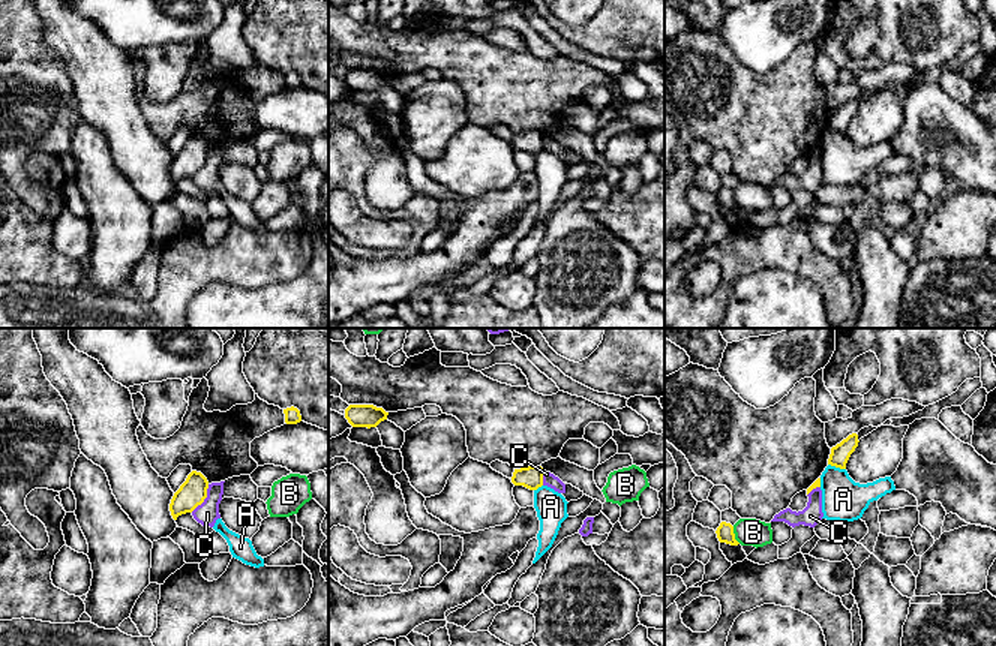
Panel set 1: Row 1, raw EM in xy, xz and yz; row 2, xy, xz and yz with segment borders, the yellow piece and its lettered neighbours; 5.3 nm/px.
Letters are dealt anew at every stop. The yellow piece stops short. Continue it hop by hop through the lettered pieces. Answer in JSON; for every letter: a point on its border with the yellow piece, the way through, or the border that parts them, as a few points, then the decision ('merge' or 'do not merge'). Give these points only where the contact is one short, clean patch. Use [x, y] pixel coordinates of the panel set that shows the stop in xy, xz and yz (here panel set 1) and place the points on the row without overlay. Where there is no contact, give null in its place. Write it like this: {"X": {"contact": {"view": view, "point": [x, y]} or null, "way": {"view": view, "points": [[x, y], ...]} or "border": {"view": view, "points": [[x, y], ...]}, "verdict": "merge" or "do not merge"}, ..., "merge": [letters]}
{"A": {"contact": {"view": "yz", "point": [837, 131]}, "verdict": "merge"}, "B": {"contact": {"view": "yz", "point": [734, 200]}, "border": {"view": "yz", "points": [[732, 191], [734, 201], [740, 207]]}, "verdict": "do not merge"}, "C": {"contact": {"view": "xy", "point": [204, 162]}, "verdict": "do not merge"}, "merge": ["A"]}

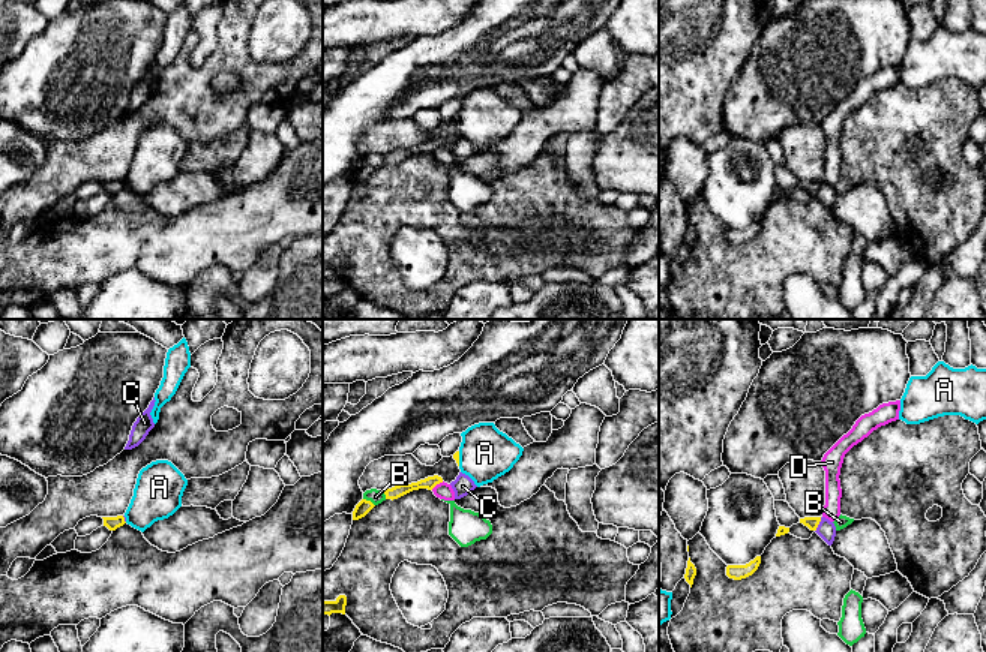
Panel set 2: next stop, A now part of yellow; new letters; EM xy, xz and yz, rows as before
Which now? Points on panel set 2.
{"A": {"contact": {"view": "xz", "point": [458, 123]}, "verdict": "do not merge"}, "B": {"contact": {"view": "xz", "point": [369, 165]}, "border": {"view": "xz", "points": [[363, 162], [374, 170]]}, "verdict": "do not merge"}, "C": {"contact": {"view": "yz", "point": [818, 188]}, "border": {"view": "yz", "points": [[821, 182], [815, 195]]}, "verdict": "do not merge"}, "D": {"contact": {"view": "xz", "point": [437, 147]}, "border": {"view": "xz", "points": [[443, 146], [431, 153]]}, "verdict": "do not merge"}, "merge": []}

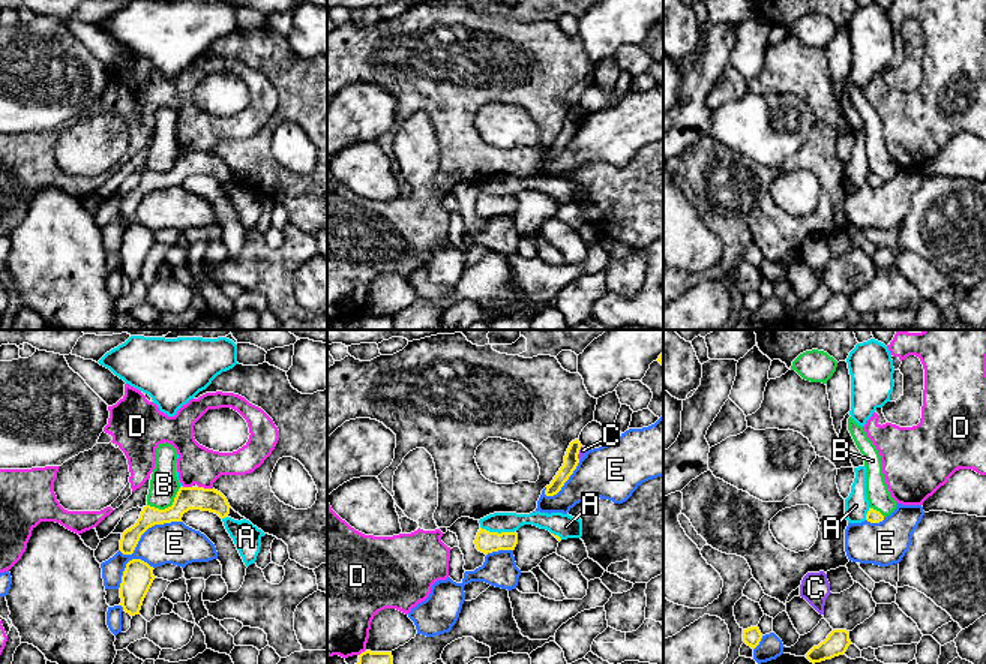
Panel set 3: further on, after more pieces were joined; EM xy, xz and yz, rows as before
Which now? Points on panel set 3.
{"A": {"contact": {"view": "xz", "point": [497, 197]}, "verdict": "do not merge"}, "B": {"contact": {"view": "xy", "point": [168, 171]}, "border": {"view": "xy", "points": [[180, 152], [170, 170], [164, 173], [147, 170]]}, "verdict": "do not merge"}, "C": {"contact": {"view": "xz", "point": [578, 117]}, "verdict": "do not merge"}, "D": {"contact": {"view": "xy", "point": [206, 153]}, "border": {"view": "xy", "points": [[198, 150], [212, 153]]}, "verdict": "do not merge"}, "E": {"contact": {"view": "xy", "point": [146, 194]}, "verdict": "do not merge"}, "merge": []}

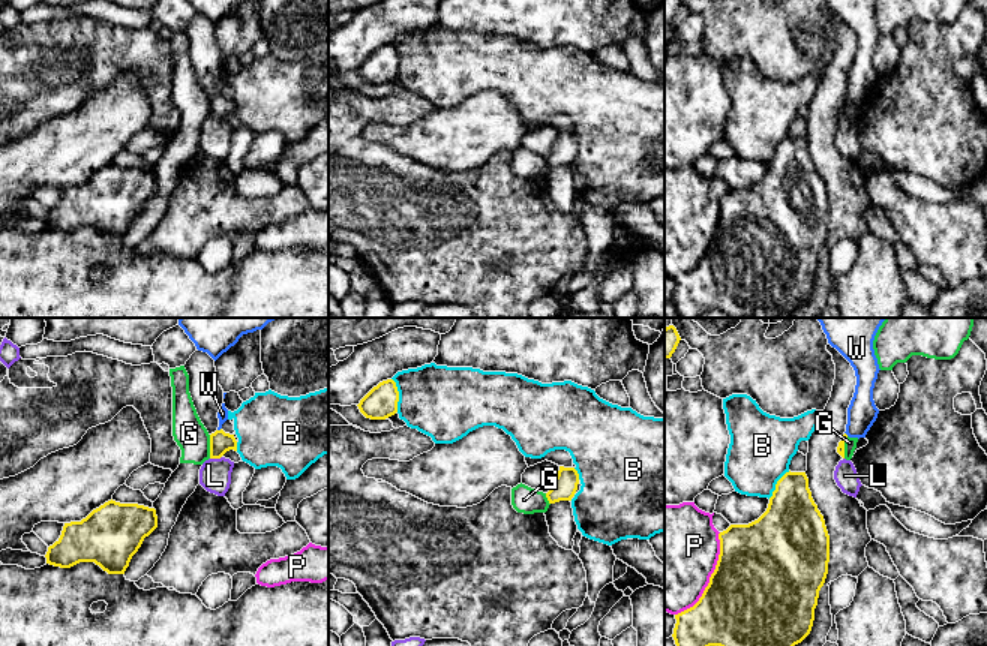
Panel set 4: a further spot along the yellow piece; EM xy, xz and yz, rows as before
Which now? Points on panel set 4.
{"B": {"contact": {"view": "xz", "point": [398, 59]}, "verdict": "do not merge"}, "G": {"contact": {"view": "xy", "point": [210, 111]}, "border": {"view": "xy", "points": [[209, 99], [210, 122]]}, "verdict": "do not merge"}, "L": {"contact": {"view": "xy", "point": [215, 122]}, "verdict": "do not merge"}, "P": {"contact": {"view": "yz", "point": [710, 242]}, "verdict": "do not merge"}, "W": {"contact": {"view": "xy", "point": [221, 93]}, "way": {"view": "xy", "points": [[221, 107], [221, 93], [222, 78]]}, "verdict": "merge"}, "merge": ["W"]}

